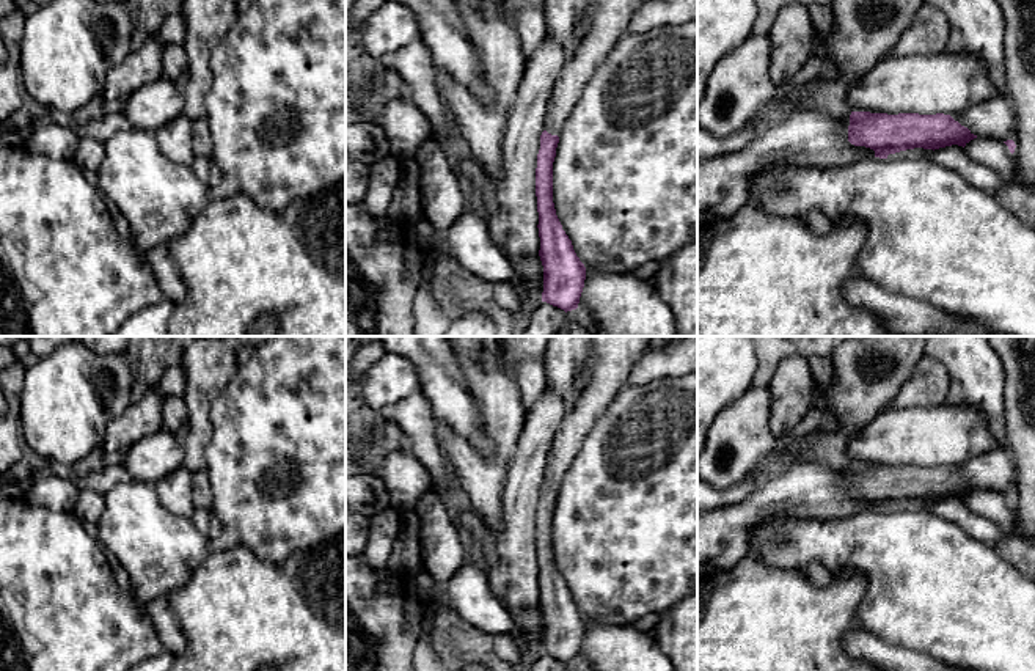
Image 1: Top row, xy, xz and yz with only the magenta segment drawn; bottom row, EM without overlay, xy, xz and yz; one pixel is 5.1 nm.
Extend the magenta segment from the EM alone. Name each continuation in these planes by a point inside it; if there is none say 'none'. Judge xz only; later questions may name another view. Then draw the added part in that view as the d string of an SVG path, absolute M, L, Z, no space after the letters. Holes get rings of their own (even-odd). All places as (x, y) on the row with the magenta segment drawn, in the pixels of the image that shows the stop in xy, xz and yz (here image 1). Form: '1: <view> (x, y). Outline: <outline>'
1: xz (608, 19). Outline: M591 0L584 20L589 31L562 68L547 107L543 130L559 135L597 66L627 33L631 16L646 0Z

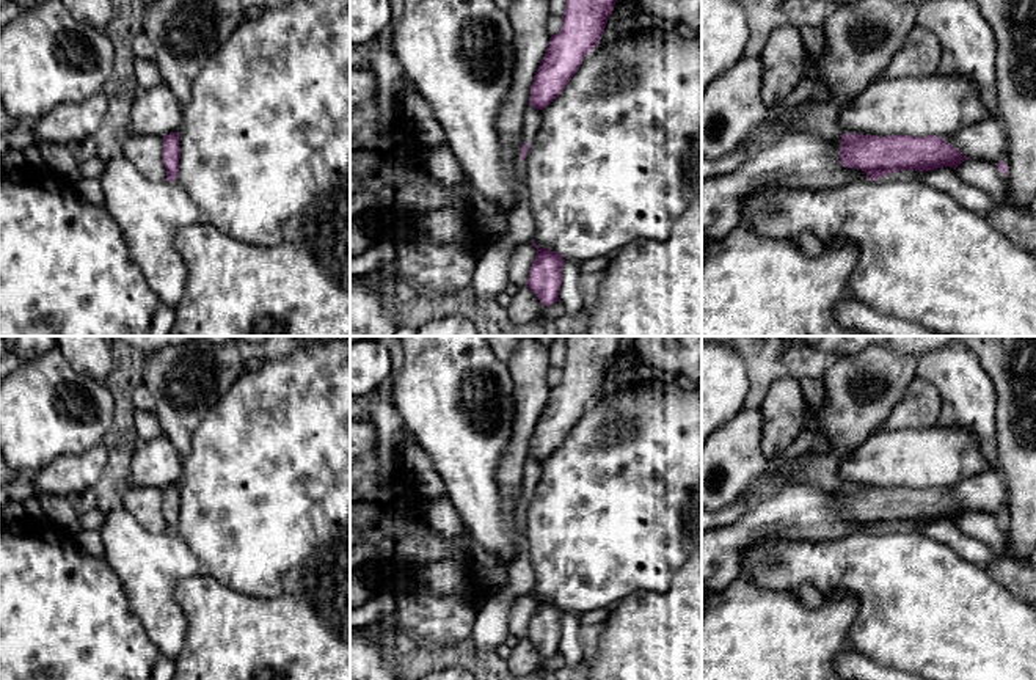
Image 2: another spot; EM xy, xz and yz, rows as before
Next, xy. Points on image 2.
none

